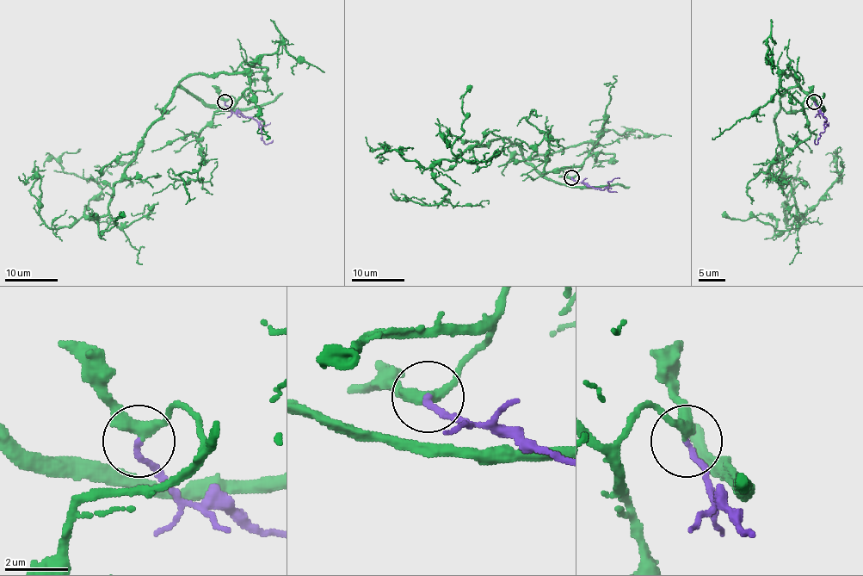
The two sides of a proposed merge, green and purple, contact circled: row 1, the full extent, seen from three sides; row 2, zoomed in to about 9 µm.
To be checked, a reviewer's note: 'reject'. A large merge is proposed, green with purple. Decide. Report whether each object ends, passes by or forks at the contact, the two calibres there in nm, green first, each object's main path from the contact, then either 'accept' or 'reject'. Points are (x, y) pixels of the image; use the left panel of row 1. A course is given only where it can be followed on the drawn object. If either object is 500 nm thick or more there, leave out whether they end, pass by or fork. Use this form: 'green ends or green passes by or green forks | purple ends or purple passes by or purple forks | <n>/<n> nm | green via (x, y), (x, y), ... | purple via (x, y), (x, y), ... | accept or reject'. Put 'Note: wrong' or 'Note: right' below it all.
green passes by | purple ends | 360/180 nm | green via (225, 102), (236, 102), (246, 75), (186, 77), (104, 216), (49, 228), (40, 176), (19, 176) | purple via (225, 102), (233, 112), (255, 120), (266, 144), (273, 139) | accept
Note: wrong

